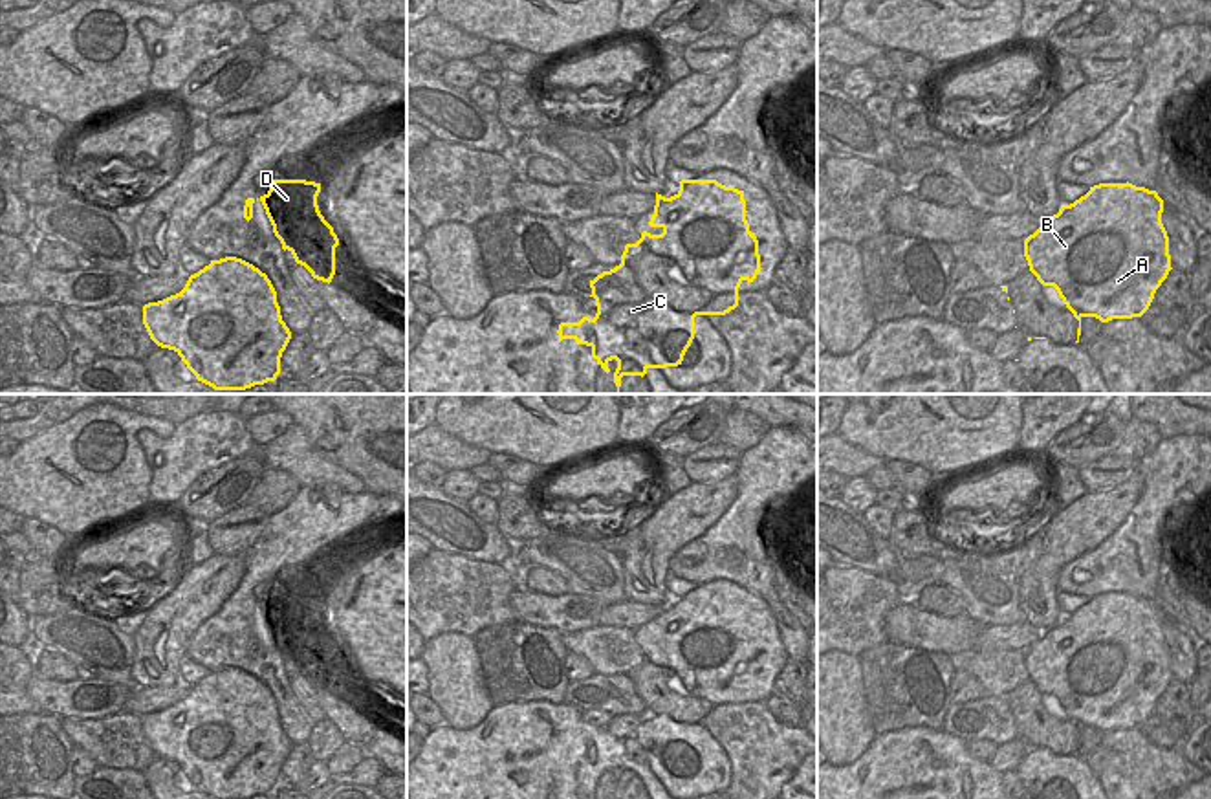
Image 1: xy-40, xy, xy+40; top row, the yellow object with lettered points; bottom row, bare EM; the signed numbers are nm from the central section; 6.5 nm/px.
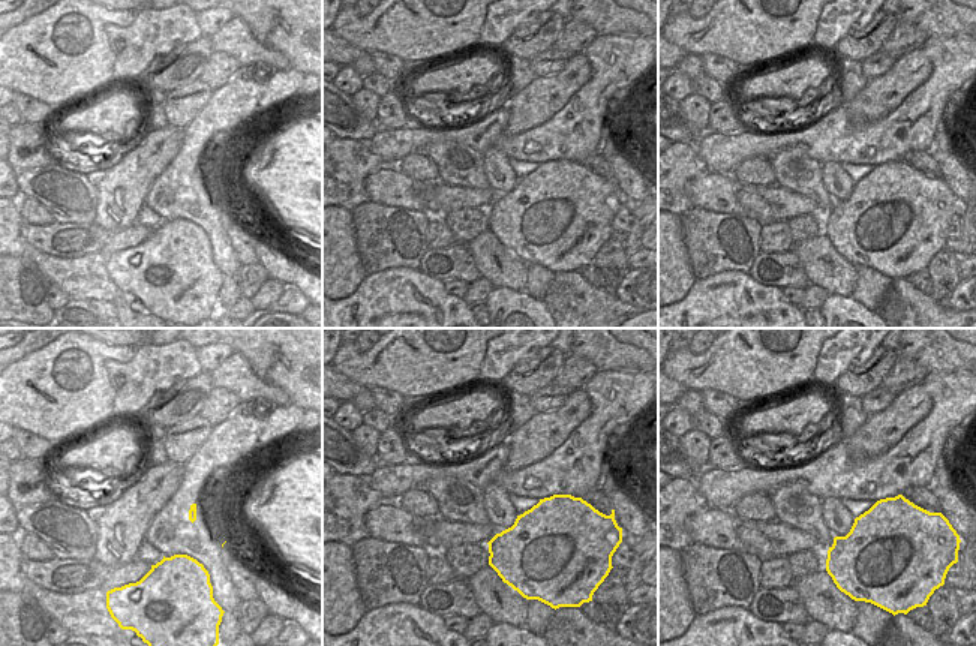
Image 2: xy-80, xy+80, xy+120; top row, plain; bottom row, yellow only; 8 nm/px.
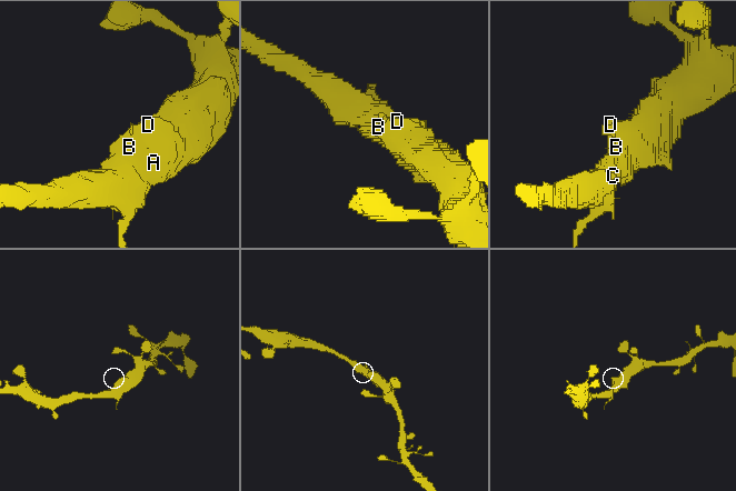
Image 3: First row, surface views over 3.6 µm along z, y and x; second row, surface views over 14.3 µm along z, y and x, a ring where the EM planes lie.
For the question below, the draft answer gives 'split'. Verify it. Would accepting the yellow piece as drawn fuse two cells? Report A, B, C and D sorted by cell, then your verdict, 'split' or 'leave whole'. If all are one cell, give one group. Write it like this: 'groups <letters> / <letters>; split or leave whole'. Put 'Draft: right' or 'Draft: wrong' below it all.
groups A B C D; leave whole
Draft: wrong

